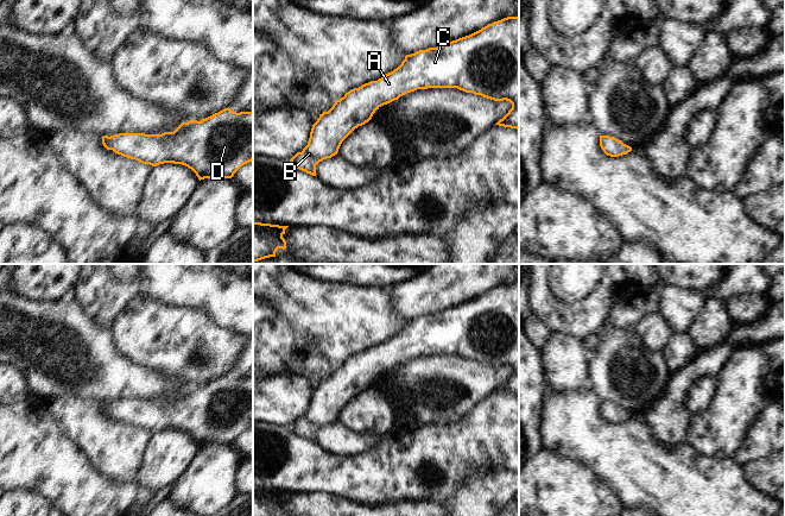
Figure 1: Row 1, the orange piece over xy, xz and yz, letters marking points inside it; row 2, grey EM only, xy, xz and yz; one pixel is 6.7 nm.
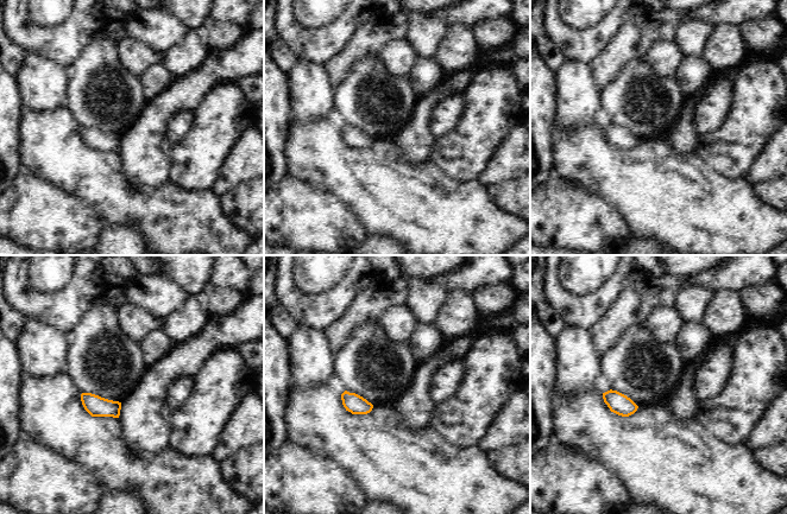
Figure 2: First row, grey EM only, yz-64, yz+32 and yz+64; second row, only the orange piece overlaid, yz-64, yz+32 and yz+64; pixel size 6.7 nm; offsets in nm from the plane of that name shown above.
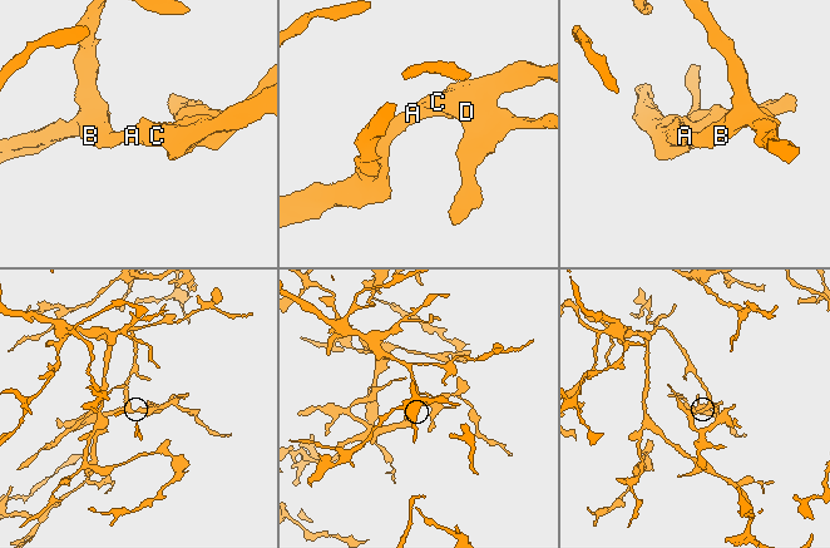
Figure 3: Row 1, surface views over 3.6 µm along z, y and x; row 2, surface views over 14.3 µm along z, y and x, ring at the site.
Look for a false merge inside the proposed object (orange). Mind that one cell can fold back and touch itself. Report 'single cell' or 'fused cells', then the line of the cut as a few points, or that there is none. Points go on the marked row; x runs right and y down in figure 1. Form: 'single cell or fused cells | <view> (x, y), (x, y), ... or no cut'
single cell | no cut

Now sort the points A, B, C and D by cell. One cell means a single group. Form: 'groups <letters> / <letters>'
groups A B C D

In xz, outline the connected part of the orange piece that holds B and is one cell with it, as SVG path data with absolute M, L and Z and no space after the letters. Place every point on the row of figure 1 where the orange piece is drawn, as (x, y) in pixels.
M507 17L501 20L488 24L481 30L445 43L437 48L419 50L406 55L401 64L393 71L384 75L378 81L371 81L359 88L354 88L336 100L328 112L319 114L317 121L312 125L308 145L302 152L297 152L291 159L291 164L306 174L316 176L316 165L323 159L337 155L342 141L359 126L368 122L376 109L387 105L400 96L417 89L428 88L457 88L466 93L473 93L494 101L509 101L512 108L495 125L519 130L519 17Z

